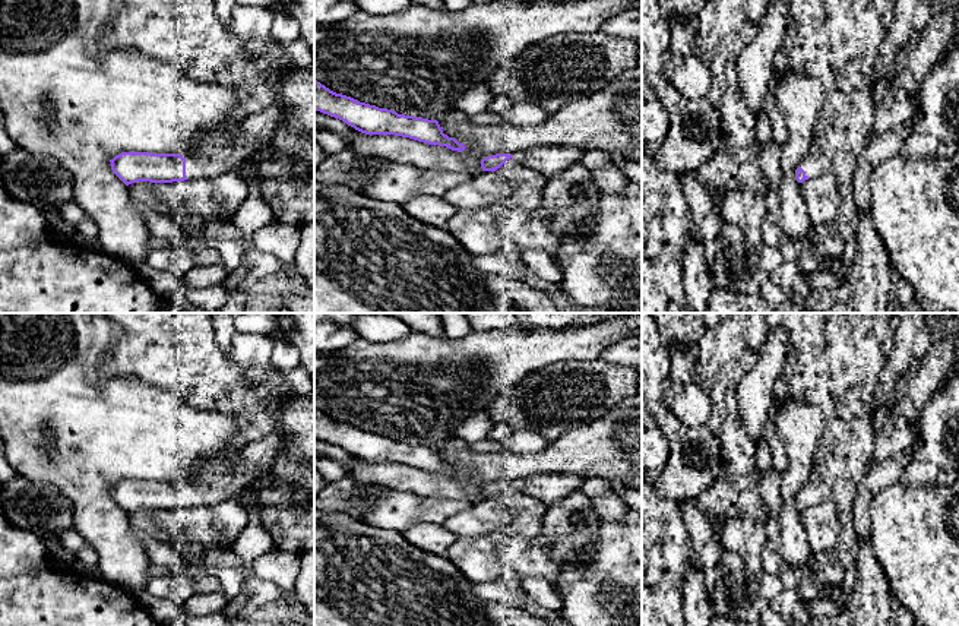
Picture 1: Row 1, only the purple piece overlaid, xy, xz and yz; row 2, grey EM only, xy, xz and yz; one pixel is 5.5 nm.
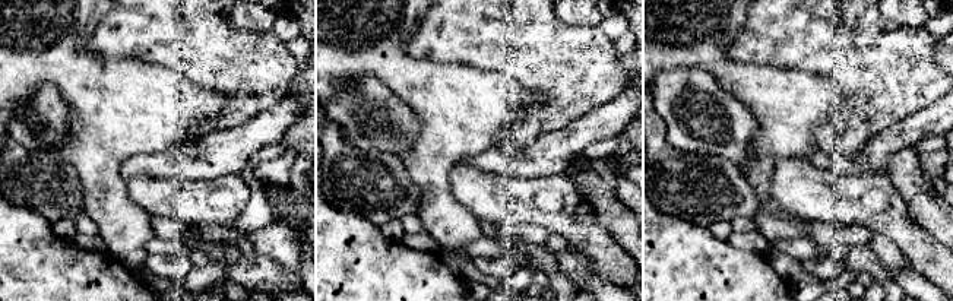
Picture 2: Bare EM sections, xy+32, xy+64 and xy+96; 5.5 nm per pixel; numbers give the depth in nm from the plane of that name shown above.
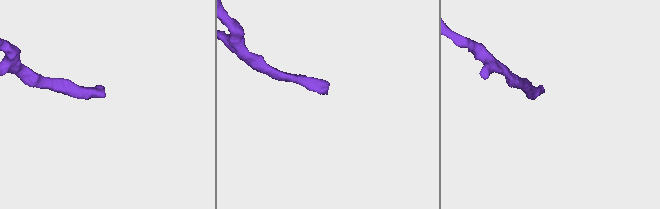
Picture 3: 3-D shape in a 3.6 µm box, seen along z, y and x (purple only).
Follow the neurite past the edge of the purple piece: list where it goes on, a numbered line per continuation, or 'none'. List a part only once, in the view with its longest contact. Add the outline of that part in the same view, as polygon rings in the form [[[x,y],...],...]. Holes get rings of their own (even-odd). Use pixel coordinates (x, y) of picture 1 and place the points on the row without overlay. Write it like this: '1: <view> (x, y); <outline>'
1: xy (221, 479); [[[275,430],[232,456],[213,458],[203,464],[194,481],[181,481],[186,487],[186,506],[206,506],[237,499],[256,477],[272,467],[285,443],[285,434]]]

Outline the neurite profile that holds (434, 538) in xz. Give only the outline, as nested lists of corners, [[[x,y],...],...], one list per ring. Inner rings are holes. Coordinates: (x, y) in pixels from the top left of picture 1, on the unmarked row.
[[[417,524],[402,531],[402,535],[420,550],[434,553],[439,557],[443,557],[458,538],[439,524]]]

